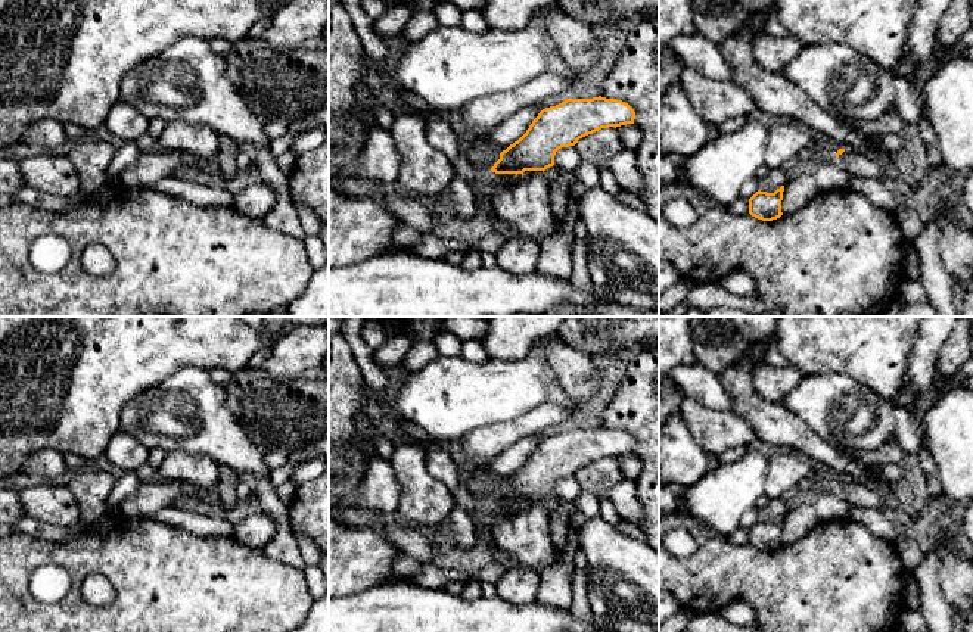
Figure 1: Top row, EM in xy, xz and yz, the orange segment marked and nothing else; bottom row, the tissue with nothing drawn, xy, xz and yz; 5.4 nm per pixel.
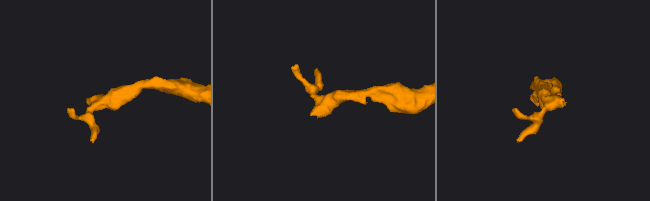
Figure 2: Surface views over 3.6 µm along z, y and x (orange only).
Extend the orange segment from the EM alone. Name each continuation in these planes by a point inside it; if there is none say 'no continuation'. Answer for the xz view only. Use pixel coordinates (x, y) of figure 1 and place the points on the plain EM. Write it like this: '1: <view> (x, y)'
1: xz (491, 508)

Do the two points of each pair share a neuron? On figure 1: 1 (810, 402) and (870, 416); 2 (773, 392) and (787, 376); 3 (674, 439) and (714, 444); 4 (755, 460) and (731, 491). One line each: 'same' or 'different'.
1: same
2: same
3: different
4: same

